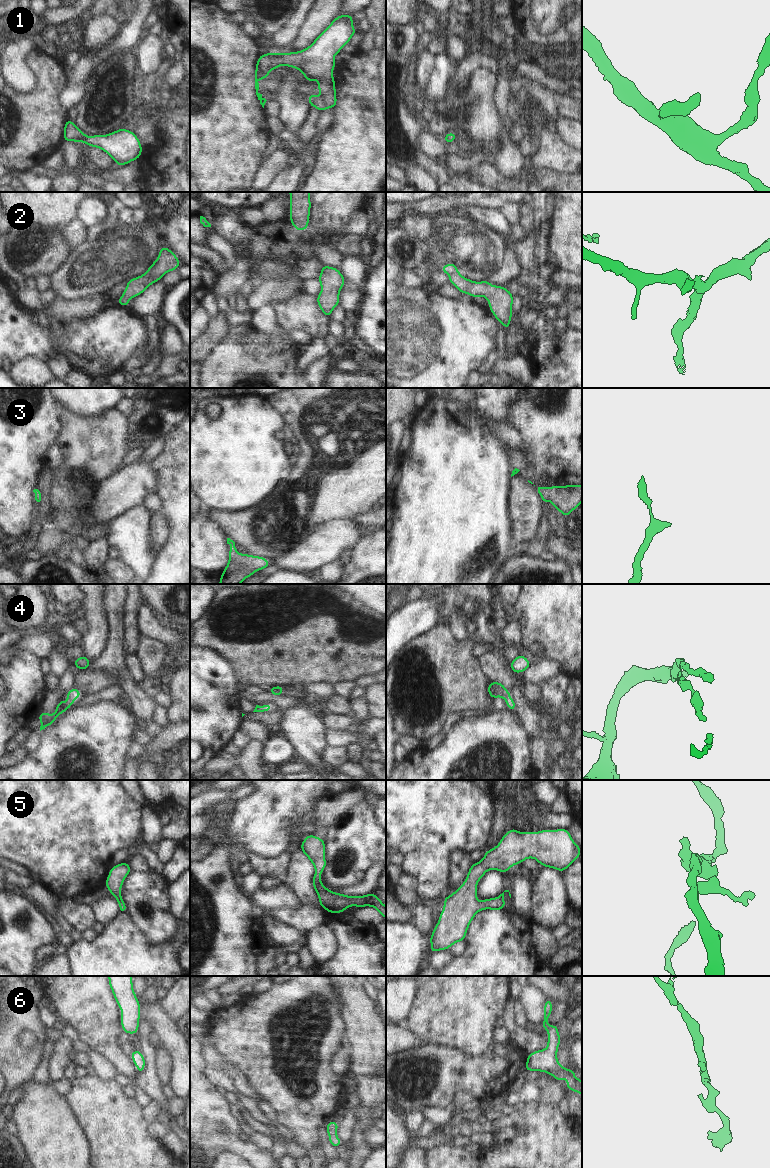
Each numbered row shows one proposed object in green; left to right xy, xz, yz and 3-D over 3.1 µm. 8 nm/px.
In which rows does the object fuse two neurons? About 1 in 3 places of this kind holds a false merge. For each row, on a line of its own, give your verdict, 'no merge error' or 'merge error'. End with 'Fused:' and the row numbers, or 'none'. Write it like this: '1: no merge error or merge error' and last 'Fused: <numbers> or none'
1: no merge error
2: no merge error
3: no merge error
4: no merge error
5: no merge error
6: no merge error
Fused: none

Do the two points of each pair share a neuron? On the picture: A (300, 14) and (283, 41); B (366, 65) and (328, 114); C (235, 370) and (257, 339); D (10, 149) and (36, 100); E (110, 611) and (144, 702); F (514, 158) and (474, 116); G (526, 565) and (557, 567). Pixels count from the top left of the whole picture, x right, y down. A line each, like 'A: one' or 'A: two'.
A: one
B: two
C: two
D: one
E: one
F: one
G: one

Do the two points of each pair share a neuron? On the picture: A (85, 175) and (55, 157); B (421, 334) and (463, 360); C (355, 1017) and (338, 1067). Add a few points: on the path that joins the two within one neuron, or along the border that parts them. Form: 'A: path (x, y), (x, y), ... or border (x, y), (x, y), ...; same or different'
A: path (77, 171), (66, 171), (60, 165); same
B: path (431, 343), (446, 343), (453, 350); same
C: border (343, 1038), (350, 1045), (351, 1064); different

